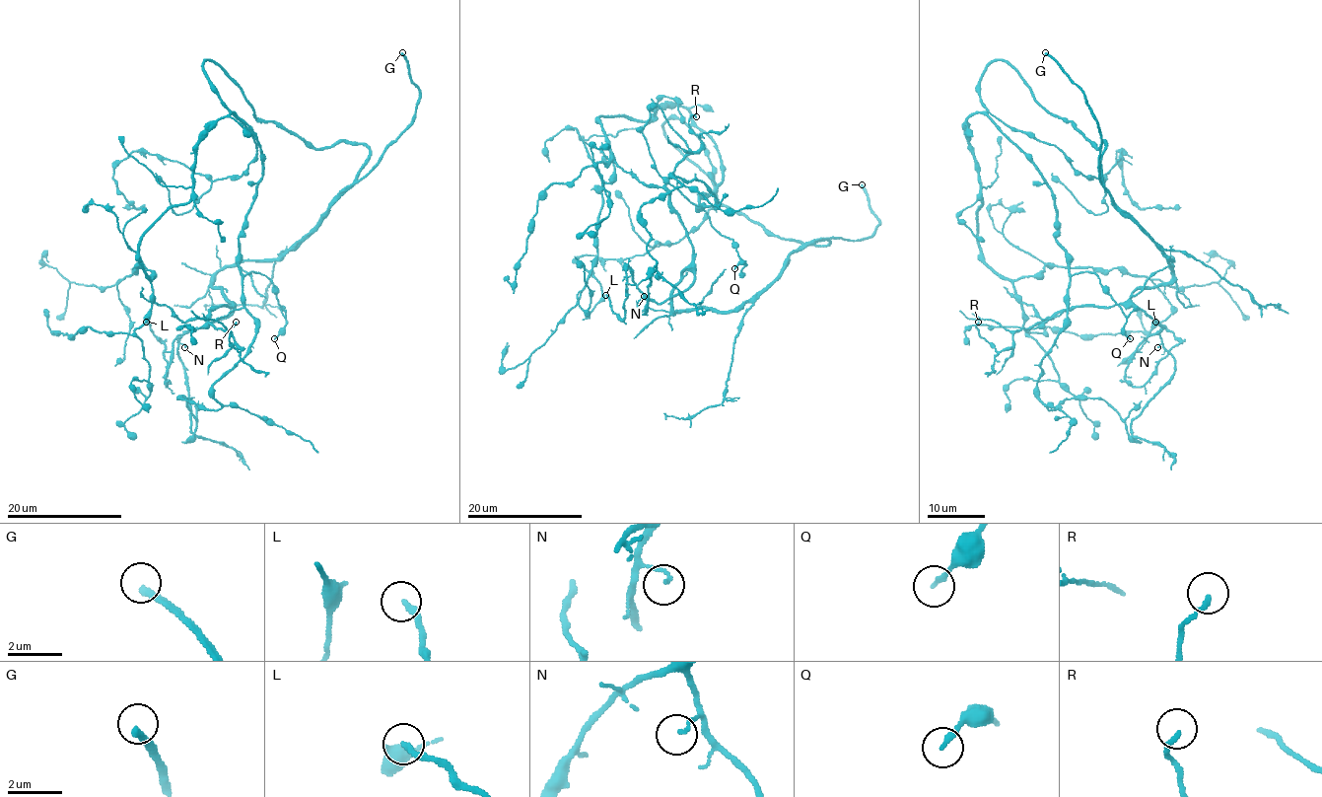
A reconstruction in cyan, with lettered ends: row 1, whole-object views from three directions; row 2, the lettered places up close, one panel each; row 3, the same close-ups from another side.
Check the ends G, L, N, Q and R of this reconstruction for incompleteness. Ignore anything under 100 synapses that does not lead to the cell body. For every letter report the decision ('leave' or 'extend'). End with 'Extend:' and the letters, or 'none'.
G: extend
L: leave
N: leave
Q: leave
R: leave
Extend: G

